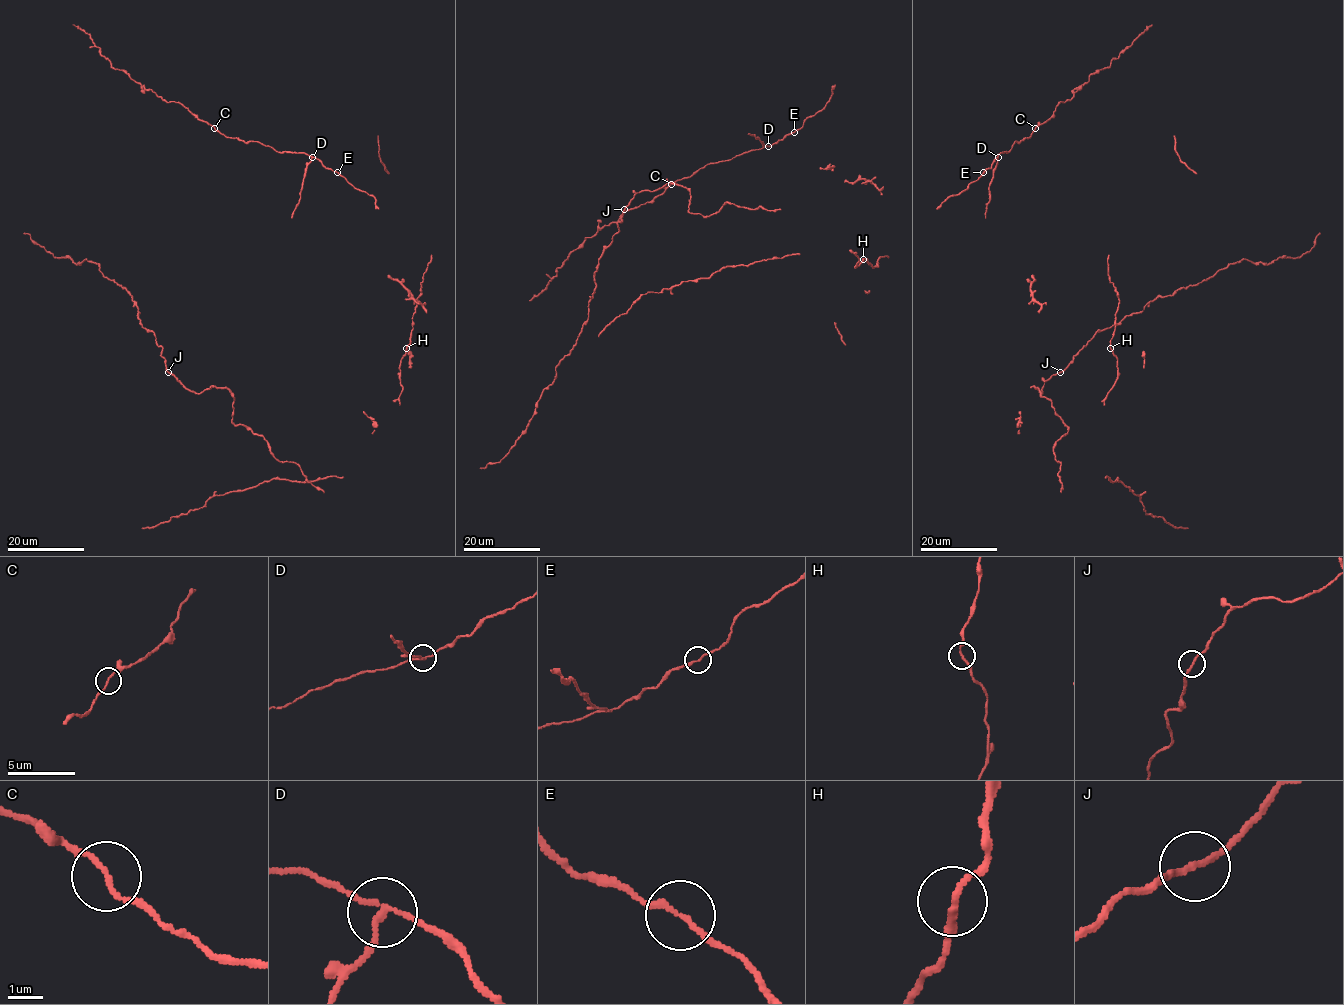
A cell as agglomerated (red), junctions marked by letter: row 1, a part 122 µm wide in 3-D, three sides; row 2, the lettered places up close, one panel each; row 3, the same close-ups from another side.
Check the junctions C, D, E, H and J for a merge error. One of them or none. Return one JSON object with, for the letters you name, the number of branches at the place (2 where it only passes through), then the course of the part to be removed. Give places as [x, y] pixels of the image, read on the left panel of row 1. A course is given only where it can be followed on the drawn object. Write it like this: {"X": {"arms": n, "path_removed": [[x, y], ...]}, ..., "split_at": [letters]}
{"D": {"arms": 3, "path_removed": [[312, 157], [299, 203], [292, 218]]}, "split_at": ["D"]}

